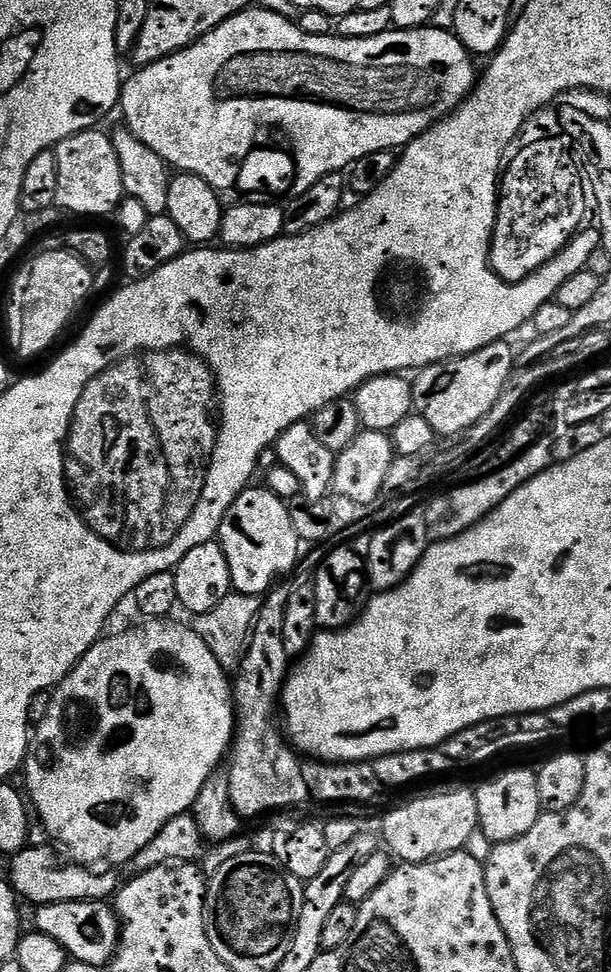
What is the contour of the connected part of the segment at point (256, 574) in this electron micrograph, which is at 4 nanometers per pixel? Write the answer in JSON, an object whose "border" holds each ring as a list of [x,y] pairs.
{"border":[[[249,486],[230,506],[220,523],[218,543],[230,566],[233,589],[242,595],[263,597],[300,560],[302,542],[290,522],[288,505],[267,487]]]}

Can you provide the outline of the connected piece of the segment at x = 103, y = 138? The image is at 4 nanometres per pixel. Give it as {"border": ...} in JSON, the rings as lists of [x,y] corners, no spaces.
{"border":[[[100,131],[79,132],[63,140],[54,149],[58,162],[56,204],[80,216],[108,216],[119,206],[120,199],[126,196],[122,170],[111,135],[107,131]]]}

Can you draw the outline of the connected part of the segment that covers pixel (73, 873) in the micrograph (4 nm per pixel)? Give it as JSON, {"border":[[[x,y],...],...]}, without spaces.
{"border":[[[25,846],[22,851],[15,853],[9,859],[12,861],[9,862],[8,872],[6,872],[6,879],[16,896],[21,901],[29,900],[32,906],[58,902],[86,902],[87,900],[107,901],[115,897],[121,887],[122,880],[112,872],[96,872],[100,870],[93,870],[91,867],[75,862],[60,864],[55,847],[52,847],[53,849],[32,847]]]}

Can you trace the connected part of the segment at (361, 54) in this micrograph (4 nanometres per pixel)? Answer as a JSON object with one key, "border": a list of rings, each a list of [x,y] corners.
{"border":[[[253,6],[245,8],[236,16],[231,16],[226,22],[222,22],[214,30],[200,37],[189,48],[183,48],[172,52],[166,58],[162,58],[153,64],[143,65],[132,77],[125,79],[120,93],[119,111],[124,111],[123,123],[128,131],[133,132],[150,150],[154,150],[164,163],[171,166],[177,173],[197,176],[202,178],[217,192],[230,193],[236,189],[239,180],[242,180],[244,166],[248,158],[260,150],[264,150],[264,170],[268,170],[268,176],[298,176],[300,168],[292,166],[292,154],[298,150],[298,144],[306,144],[310,148],[310,160],[304,164],[306,172],[302,178],[310,178],[310,186],[318,182],[326,174],[344,172],[352,167],[358,158],[366,158],[366,154],[374,154],[378,150],[403,150],[414,138],[418,138],[426,130],[430,130],[437,122],[452,115],[478,83],[478,68],[474,63],[474,57],[468,47],[456,37],[456,33],[447,27],[425,26],[423,28],[401,28],[389,30],[371,36],[370,38],[346,38],[339,34],[327,36],[315,36],[306,34],[300,28],[299,23],[287,20],[287,18],[272,13],[270,10]]]}

